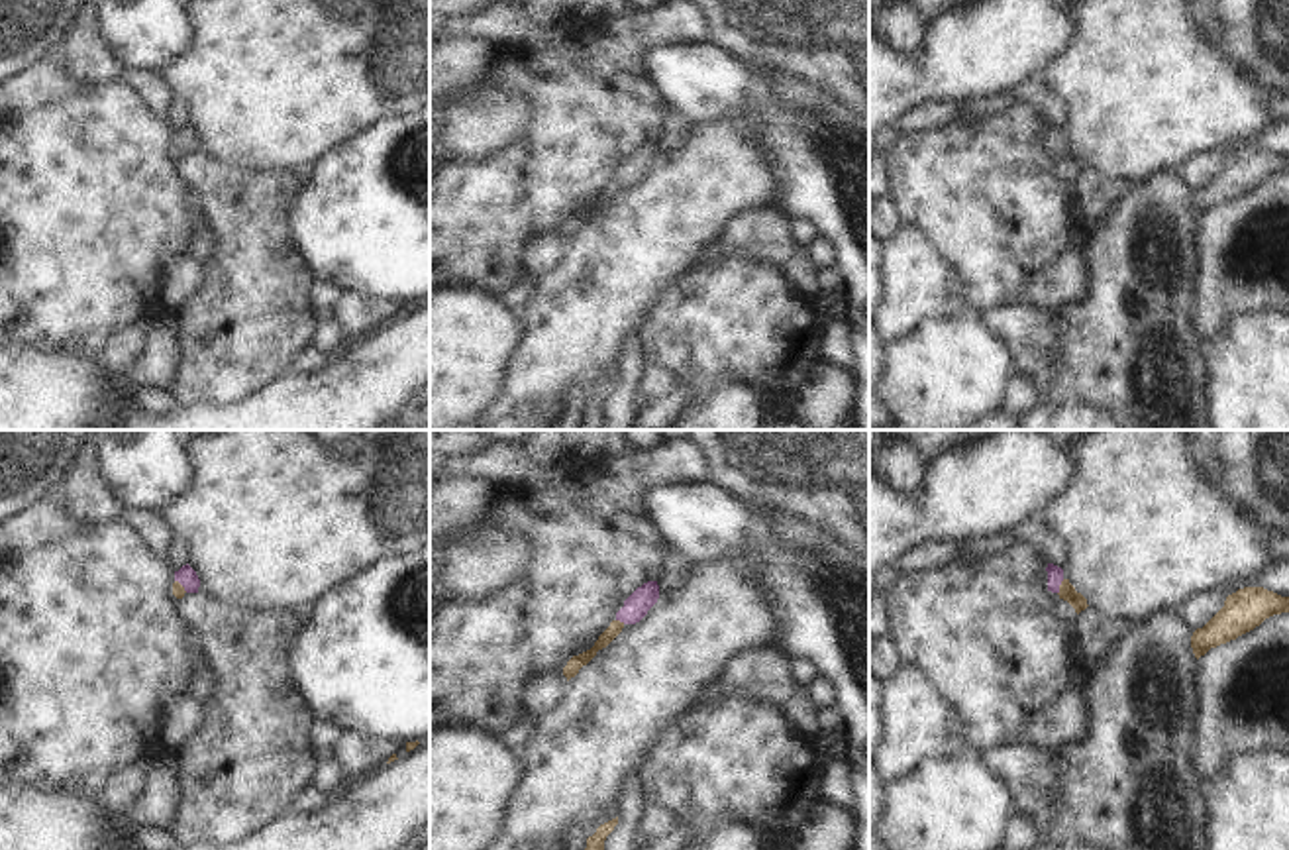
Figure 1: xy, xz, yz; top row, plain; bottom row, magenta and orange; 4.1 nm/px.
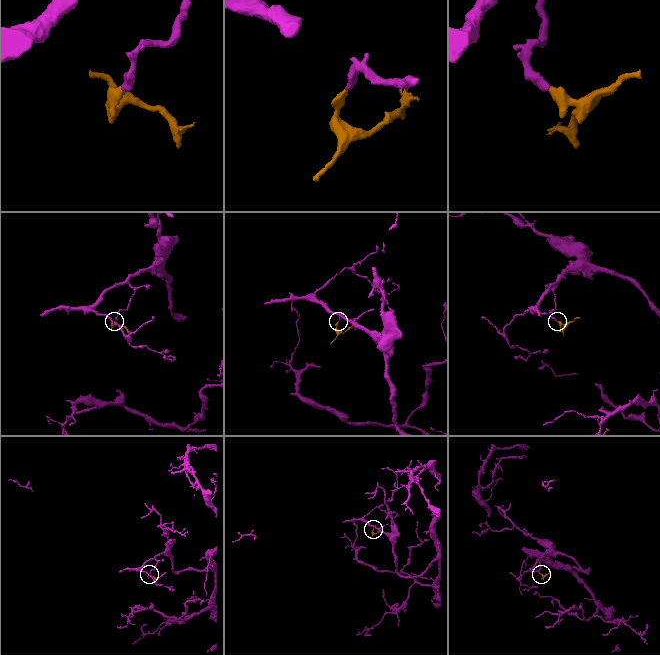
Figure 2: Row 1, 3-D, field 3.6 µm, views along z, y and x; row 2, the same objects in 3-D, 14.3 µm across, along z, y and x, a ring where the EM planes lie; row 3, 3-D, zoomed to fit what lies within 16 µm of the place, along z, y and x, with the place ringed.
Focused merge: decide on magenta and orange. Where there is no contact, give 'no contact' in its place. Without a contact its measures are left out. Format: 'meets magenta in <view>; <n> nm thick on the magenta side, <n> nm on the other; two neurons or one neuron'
meets magenta in yz; 60 nm thick on the magenta side, 70 nm on the other; one neuron

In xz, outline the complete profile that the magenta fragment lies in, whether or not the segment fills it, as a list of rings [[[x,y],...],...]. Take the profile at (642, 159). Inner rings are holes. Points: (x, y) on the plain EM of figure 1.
[[[647,141],[642,147],[638,147],[626,161],[624,167],[616,173],[616,179],[610,183],[610,186],[598,196],[594,206],[579,216],[573,216],[567,226],[563,228],[563,236],[567,241],[579,234],[583,226],[587,226],[598,210],[606,208],[626,185],[640,183],[647,171],[657,163],[659,159],[659,145],[657,141]]]

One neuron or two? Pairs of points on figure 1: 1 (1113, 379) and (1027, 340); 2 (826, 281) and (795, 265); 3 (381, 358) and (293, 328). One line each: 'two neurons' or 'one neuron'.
1: two neurons
2: two neurons
3: two neurons

